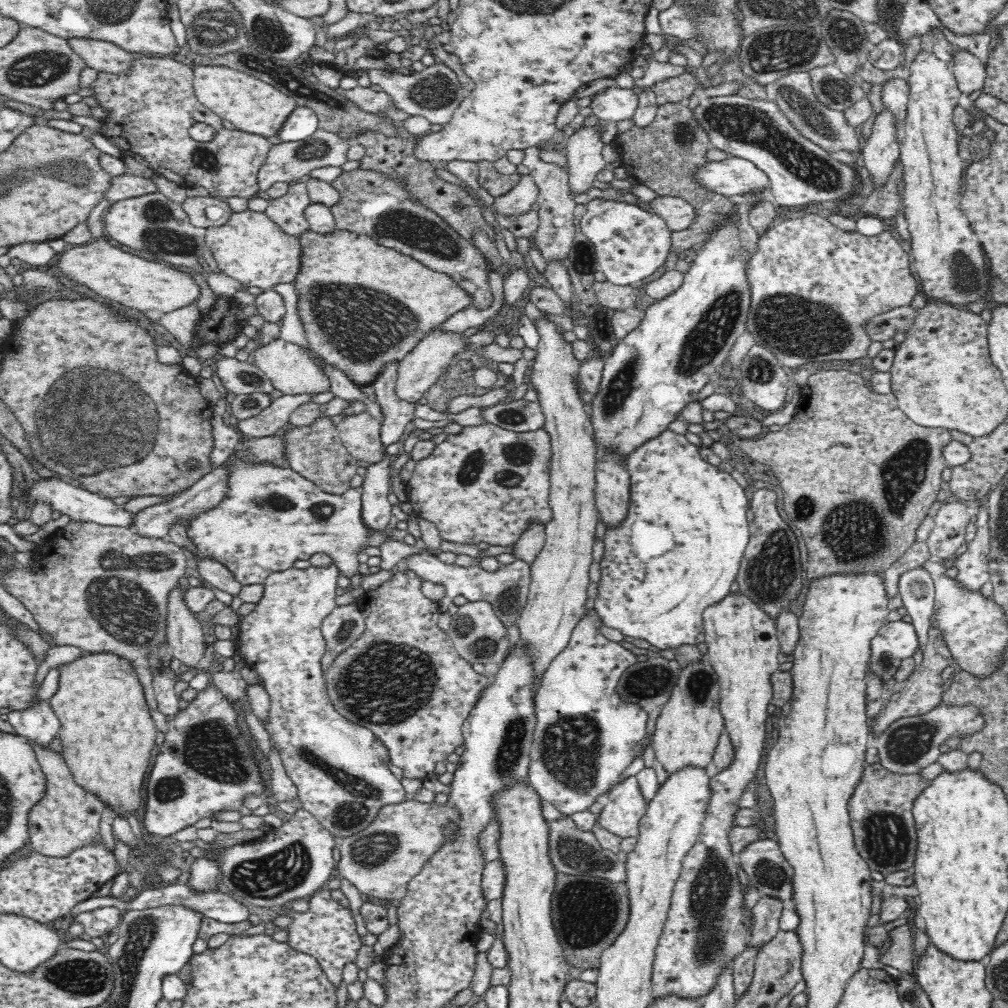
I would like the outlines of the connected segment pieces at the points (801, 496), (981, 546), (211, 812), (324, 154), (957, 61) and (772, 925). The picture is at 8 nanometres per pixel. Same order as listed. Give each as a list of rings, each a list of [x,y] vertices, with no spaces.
[[[822,367],[807,378],[806,383],[803,384],[802,393],[803,396],[800,398],[792,420],[788,424],[782,425],[777,432],[769,432],[757,440],[737,437],[730,430],[724,432],[722,436],[728,438],[731,447],[737,449],[749,461],[754,460],[768,464],[773,470],[776,480],[780,482],[780,490],[782,490],[782,500],[784,500],[782,508],[788,518],[802,532],[806,546],[808,546],[808,569],[805,576],[810,581],[818,580],[822,576],[832,576],[832,574],[864,574],[864,572],[876,572],[884,578],[888,567],[892,566],[894,562],[898,562],[900,556],[904,556],[906,549],[914,544],[916,529],[928,515],[930,506],[938,500],[940,484],[942,484],[942,470],[947,467],[943,448],[952,440],[950,431],[945,428],[930,428],[916,424],[904,414],[904,411],[900,410],[894,393],[880,394],[869,390],[862,376],[852,371],[827,370]]]
[[[981,507],[975,512],[975,525],[976,525],[976,534],[975,537],[970,542],[970,546],[966,548],[964,554],[960,554],[954,560],[954,568],[958,570],[956,574],[956,581],[960,583],[960,587],[968,589],[968,591],[980,591],[980,588],[990,581],[989,574],[989,554],[991,549],[991,536],[989,529],[989,510]]]
[[[209,683],[185,709],[169,717],[168,732],[146,784],[143,820],[149,833],[172,836],[200,818],[215,819],[220,810],[239,811],[245,796],[266,788],[256,764],[257,751],[250,749],[236,725],[238,712],[237,705]]]
[[[319,129],[316,134],[306,142],[292,144],[292,142],[282,142],[282,144],[272,145],[265,161],[259,168],[257,179],[260,193],[268,190],[276,182],[287,182],[289,184],[304,180],[314,168],[322,166],[342,166],[348,162],[347,153],[351,143],[341,139],[336,134]]]
[[[958,48],[948,64],[955,77],[960,93],[970,95],[981,91],[986,80],[986,68],[972,52]]]
[[[761,896],[750,910],[752,926],[747,938],[747,948],[764,946],[780,930],[778,919],[782,912],[782,899],[773,896]]]

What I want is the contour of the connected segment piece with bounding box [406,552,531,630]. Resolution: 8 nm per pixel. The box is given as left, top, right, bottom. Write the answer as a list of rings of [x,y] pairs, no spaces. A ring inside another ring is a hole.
[[[415,553],[407,558],[408,571],[414,572],[420,579],[442,585],[446,596],[438,601],[439,612],[444,614],[453,609],[453,599],[464,596],[468,601],[484,600],[492,604],[496,617],[502,621],[506,629],[517,625],[520,616],[528,602],[529,588],[531,584],[531,566],[524,560],[514,560],[512,564],[501,565],[496,572],[489,572],[476,564],[470,567],[462,567],[454,564],[444,564],[437,556],[428,553]]]

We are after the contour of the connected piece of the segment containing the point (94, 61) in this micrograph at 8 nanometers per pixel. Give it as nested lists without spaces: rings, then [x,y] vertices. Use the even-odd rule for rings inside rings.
[[[69,38],[67,41],[88,67],[99,72],[126,74],[138,56],[104,40]]]

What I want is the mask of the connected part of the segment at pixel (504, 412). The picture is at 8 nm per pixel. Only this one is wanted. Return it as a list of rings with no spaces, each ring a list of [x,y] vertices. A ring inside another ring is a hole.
[[[508,399],[506,402],[496,403],[482,409],[482,415],[485,422],[512,432],[529,433],[545,426],[540,403],[525,399]]]

